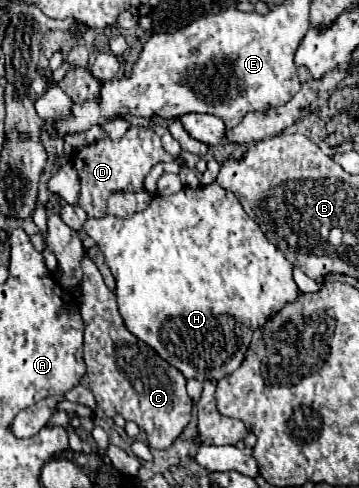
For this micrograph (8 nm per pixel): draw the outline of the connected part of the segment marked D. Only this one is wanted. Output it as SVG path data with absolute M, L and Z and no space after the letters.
M130 127L130 131L118 141L102 139L102 141L96 141L96 143L76 151L72 161L74 161L74 167L78 169L80 183L82 183L78 205L90 217L100 219L106 215L108 195L112 195L116 191L132 191L132 193L142 191L144 189L144 177L148 175L152 165L156 165L160 161L174 161L174 157L162 149L160 137L152 129Z

